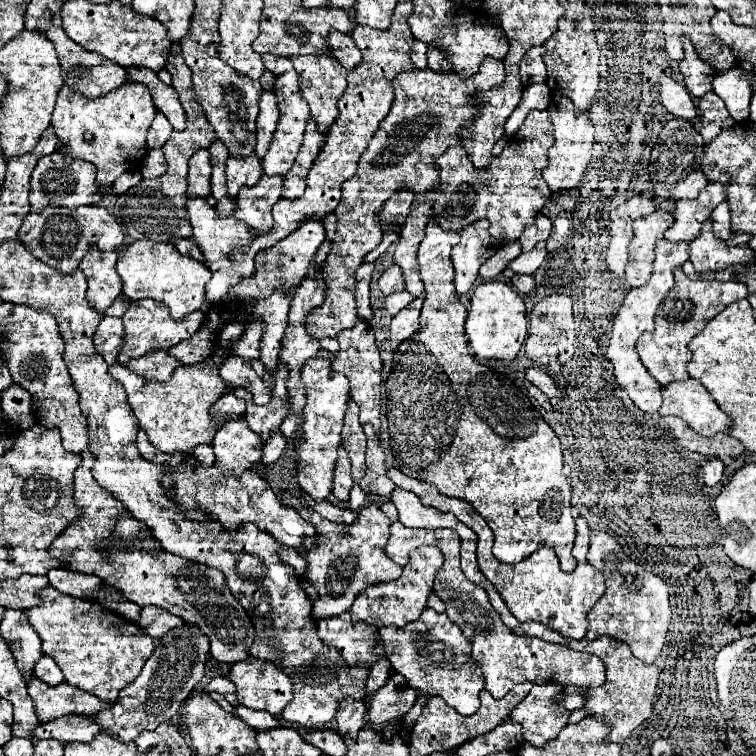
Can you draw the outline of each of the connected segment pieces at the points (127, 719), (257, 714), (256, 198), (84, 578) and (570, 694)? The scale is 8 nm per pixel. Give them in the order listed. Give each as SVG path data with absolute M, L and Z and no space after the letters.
M185 622L183 626L173 628L171 632L167 632L167 636L159 640L151 658L145 662L141 674L119 692L117 702L109 710L99 712L99 716L71 714L71 716L61 716L59 720L51 720L47 724L39 724L35 728L33 742L43 738L55 738L61 742L73 742L73 740L91 742L101 732L111 734L117 740L131 742L141 732L155 730L161 722L173 718L179 712L183 700L187 700L193 688L197 686L197 682L201 682L205 674L207 658L209 658L207 634L203 634L203 630L197 624Z
M243 704L235 706L235 716L239 716L241 720L245 720L247 724L251 724L251 728L255 728L257 732L281 726L279 716L271 716L269 712L263 712L263 710L251 710L251 708L243 706Z
M263 176L255 186L241 188L233 216L249 226L253 236L269 232L273 226L271 206L281 198L281 176Z
M55 568L47 574L49 584L63 592L63 594L71 594L75 598L87 598L87 600L95 600L101 588L101 580L95 574L83 574L83 572L75 572L69 568Z
M565 688L565 708L567 710L577 710L577 708L581 708L583 704L581 704L581 700L583 700L583 696L581 696L581 692L583 692L583 688Z

